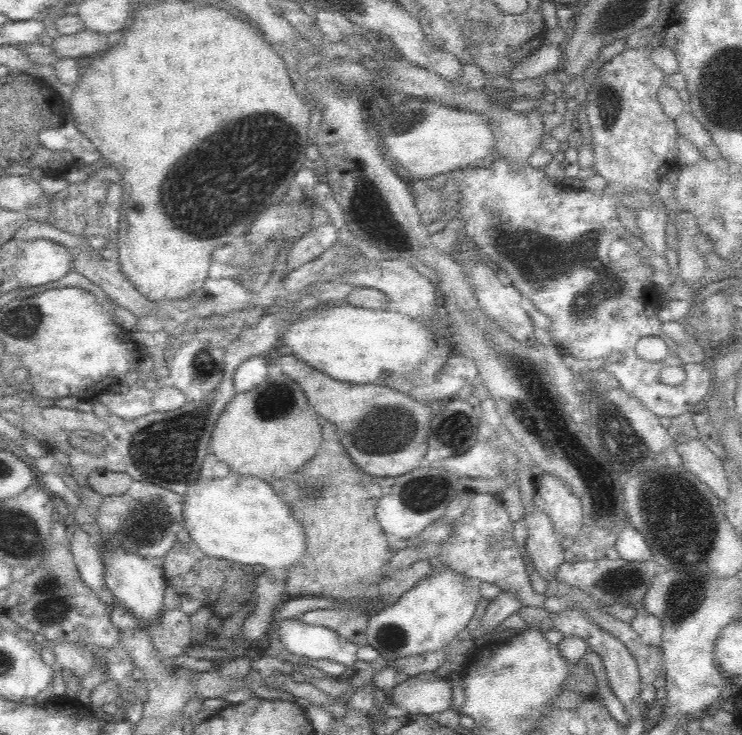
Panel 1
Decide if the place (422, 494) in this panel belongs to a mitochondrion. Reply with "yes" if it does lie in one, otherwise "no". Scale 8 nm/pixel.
yes

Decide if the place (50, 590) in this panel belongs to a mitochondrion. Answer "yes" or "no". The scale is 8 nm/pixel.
yes

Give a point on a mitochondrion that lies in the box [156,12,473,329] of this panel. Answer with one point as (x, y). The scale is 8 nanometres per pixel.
(256, 136)

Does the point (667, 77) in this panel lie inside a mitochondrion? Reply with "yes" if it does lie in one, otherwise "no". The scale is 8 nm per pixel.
no

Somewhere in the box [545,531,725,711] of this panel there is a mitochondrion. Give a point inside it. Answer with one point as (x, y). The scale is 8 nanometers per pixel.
(682, 593)

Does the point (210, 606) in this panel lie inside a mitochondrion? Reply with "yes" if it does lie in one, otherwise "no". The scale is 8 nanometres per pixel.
no

